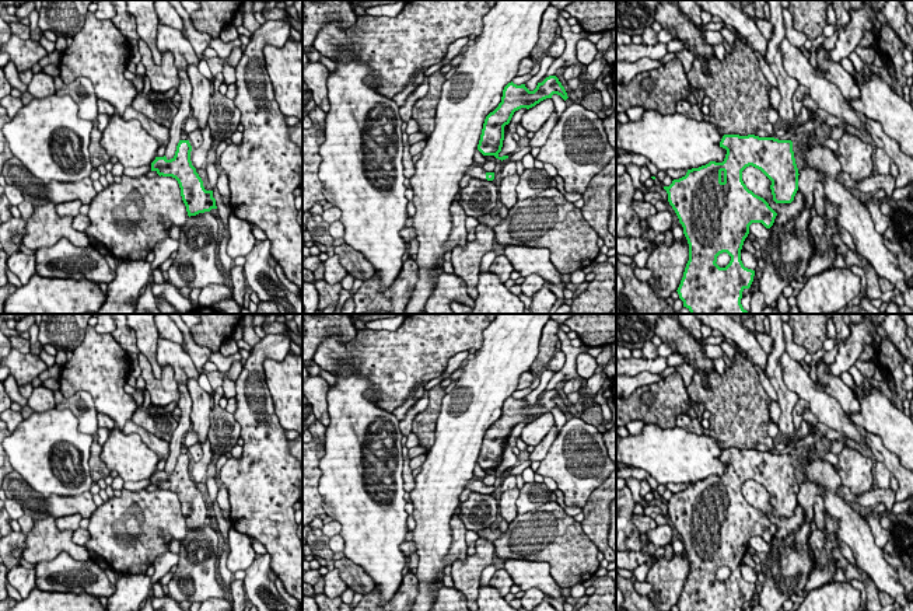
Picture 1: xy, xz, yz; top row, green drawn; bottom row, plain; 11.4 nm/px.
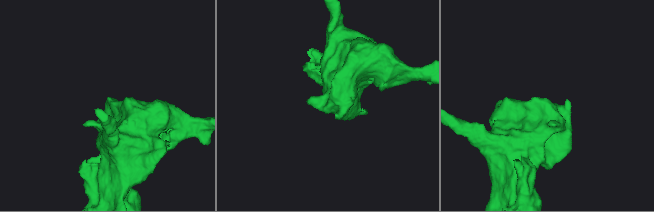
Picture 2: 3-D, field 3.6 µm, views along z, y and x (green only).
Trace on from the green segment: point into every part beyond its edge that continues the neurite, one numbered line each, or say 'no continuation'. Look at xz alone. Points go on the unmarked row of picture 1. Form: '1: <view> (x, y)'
1: xz (475, 485)

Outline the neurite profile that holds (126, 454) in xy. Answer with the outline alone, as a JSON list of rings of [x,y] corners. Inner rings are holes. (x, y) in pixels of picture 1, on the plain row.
[[[118,426],[102,446],[101,460],[125,482],[148,479],[157,471],[160,457],[137,433],[123,434]]]

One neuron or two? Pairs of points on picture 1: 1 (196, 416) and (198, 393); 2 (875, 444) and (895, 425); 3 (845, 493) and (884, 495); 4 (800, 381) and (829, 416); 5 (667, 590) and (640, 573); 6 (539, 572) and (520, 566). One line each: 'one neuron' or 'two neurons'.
1: one neuron
2: two neurons
3: one neuron
4: one neuron
5: two neurons
6: one neuron

